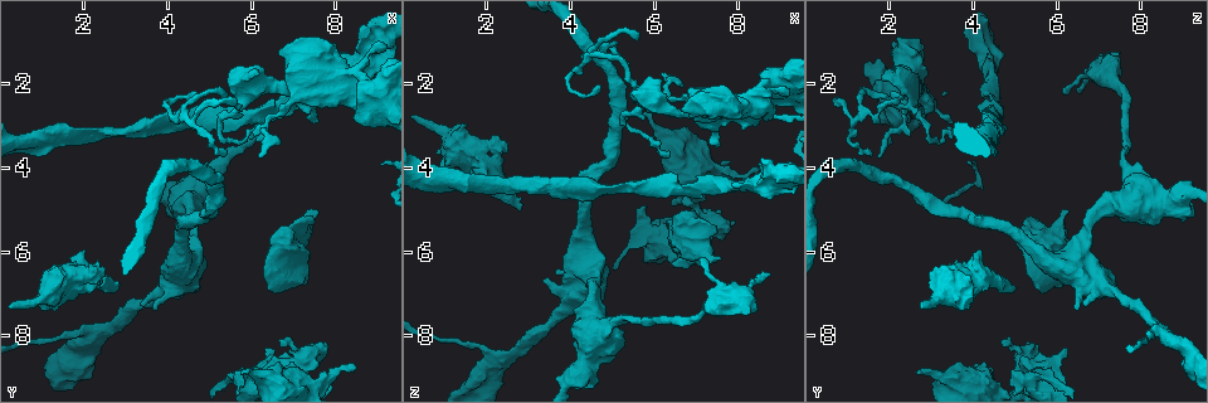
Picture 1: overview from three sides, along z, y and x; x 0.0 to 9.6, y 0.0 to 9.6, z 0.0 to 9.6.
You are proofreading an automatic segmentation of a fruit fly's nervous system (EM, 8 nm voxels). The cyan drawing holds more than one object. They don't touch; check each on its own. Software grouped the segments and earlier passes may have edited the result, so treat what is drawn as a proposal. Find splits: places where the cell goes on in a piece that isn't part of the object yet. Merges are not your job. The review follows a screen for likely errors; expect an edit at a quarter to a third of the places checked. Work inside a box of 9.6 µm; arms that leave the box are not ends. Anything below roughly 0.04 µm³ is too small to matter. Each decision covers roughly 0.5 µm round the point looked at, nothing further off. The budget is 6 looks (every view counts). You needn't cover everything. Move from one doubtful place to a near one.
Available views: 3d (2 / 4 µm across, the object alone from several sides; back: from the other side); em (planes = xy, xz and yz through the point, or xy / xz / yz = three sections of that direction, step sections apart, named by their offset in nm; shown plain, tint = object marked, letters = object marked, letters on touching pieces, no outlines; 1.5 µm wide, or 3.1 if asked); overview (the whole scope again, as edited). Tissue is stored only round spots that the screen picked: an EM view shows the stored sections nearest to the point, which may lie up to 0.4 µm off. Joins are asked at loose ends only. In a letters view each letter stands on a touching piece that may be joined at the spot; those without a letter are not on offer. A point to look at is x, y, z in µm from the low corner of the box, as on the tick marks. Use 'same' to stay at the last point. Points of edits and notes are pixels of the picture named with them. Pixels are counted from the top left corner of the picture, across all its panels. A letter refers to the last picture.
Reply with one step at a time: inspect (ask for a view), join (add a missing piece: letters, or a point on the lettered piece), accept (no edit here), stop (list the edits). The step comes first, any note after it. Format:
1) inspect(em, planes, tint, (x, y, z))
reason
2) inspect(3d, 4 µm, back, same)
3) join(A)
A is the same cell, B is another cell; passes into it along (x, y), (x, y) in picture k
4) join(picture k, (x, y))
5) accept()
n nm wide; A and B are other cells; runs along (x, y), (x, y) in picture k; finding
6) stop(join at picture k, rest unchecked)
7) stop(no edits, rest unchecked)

inspect(em, planes, letters, (1.05, 3.75, 4.55))
thick end

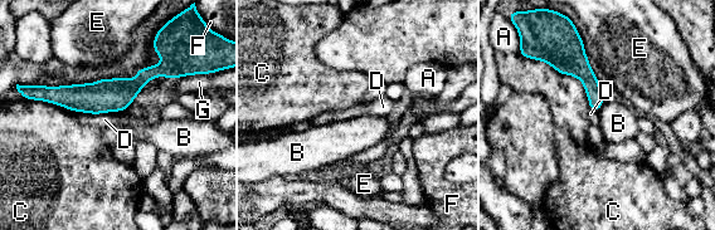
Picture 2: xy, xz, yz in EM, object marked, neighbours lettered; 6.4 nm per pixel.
accept()
A, B, C, D, E, F and G are other cells; runs along (178, 74), (44, 94) in picture 2; none of them fits

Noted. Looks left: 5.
inspect(3d, 2 µm, (7.55, 5.10, 6.10))
an open end

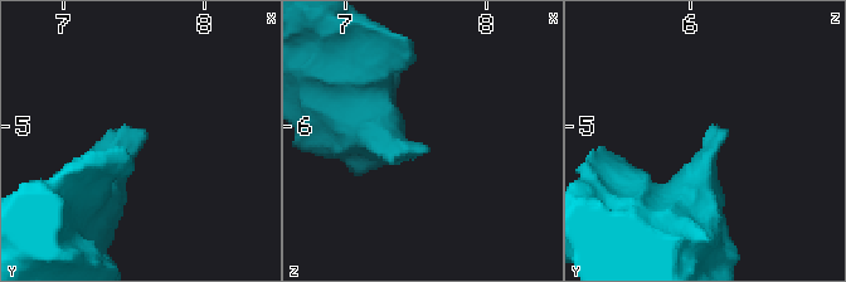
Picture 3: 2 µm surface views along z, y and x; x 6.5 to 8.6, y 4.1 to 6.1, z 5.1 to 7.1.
inspect(em, yz, step 8, letters, (7.56, 5.08, 6.14))
shape alone is not enough

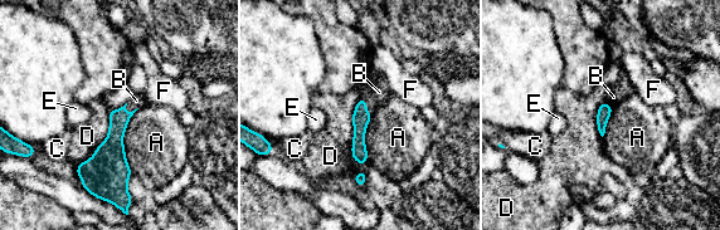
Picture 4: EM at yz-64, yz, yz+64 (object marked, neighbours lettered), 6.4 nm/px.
inspect(em, planes, letters, same)
cut it another way

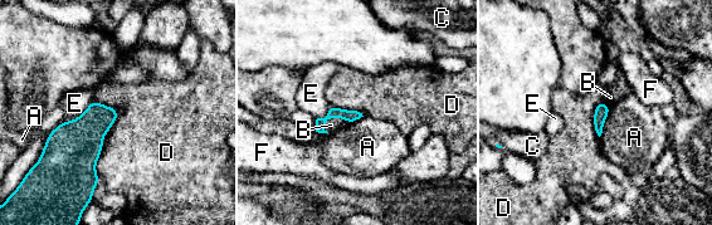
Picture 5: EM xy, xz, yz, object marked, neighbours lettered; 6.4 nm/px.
join(picture 5, (331, 125))
D touches over 550 nm; B is the same cell, A, C, D, E and F are other cells; it goes on there

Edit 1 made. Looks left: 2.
stop(join at picture 5, rest unchecked)

